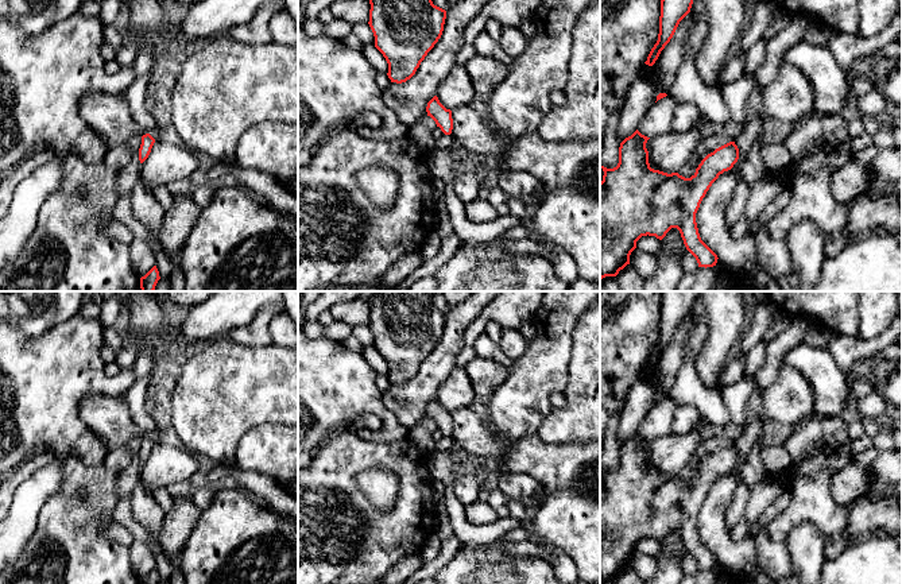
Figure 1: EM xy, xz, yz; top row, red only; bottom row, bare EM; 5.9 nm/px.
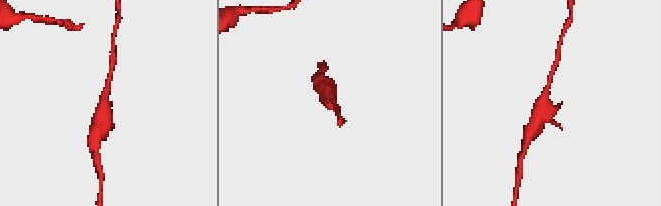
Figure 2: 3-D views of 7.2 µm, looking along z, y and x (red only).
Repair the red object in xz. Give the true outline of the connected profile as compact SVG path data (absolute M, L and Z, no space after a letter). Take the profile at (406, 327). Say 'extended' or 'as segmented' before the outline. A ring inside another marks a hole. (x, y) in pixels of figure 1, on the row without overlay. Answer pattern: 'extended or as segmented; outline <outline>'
as segmented; outline M379 291L371 301L369 329L375 349L388 366L391 384L410 382L442 337L446 313L434 308L429 291Z

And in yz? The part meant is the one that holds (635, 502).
as segmented; outline M636 432L620 445L618 468L601 468L604 477L600 484L600 584L605 579L616 579L630 566L630 557L642 538L662 542L671 530L680 533L698 569L713 569L717 565L717 557L700 539L696 515L712 486L738 464L738 448L729 444L716 450L701 463L690 480L685 480L678 475L667 476L650 469L646 450L649 441Z

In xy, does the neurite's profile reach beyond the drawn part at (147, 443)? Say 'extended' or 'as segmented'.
as segmented

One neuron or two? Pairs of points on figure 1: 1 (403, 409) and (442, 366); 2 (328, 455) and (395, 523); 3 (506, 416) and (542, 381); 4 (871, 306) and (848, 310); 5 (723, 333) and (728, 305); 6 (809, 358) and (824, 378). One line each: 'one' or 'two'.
1: one
2: one
3: one
4: two
5: one
6: one

